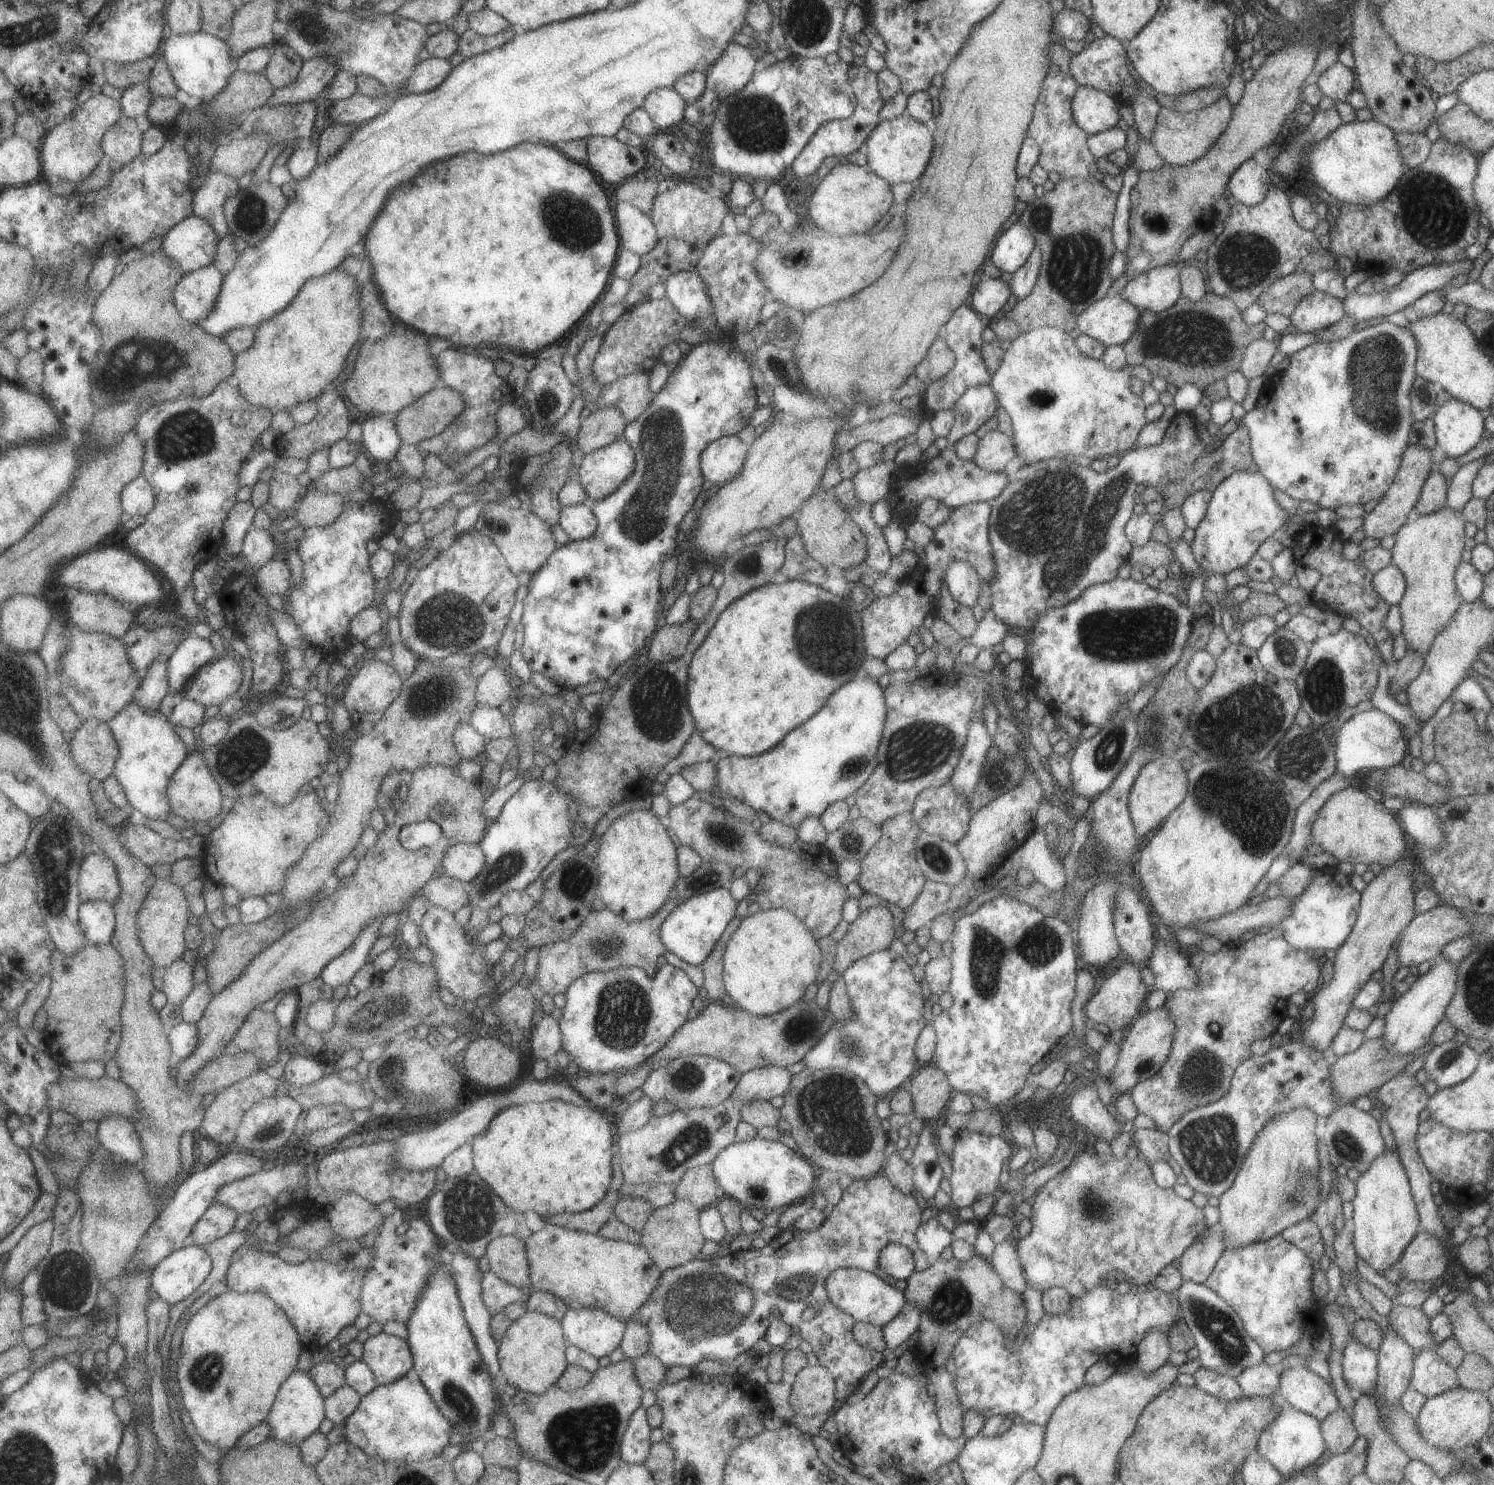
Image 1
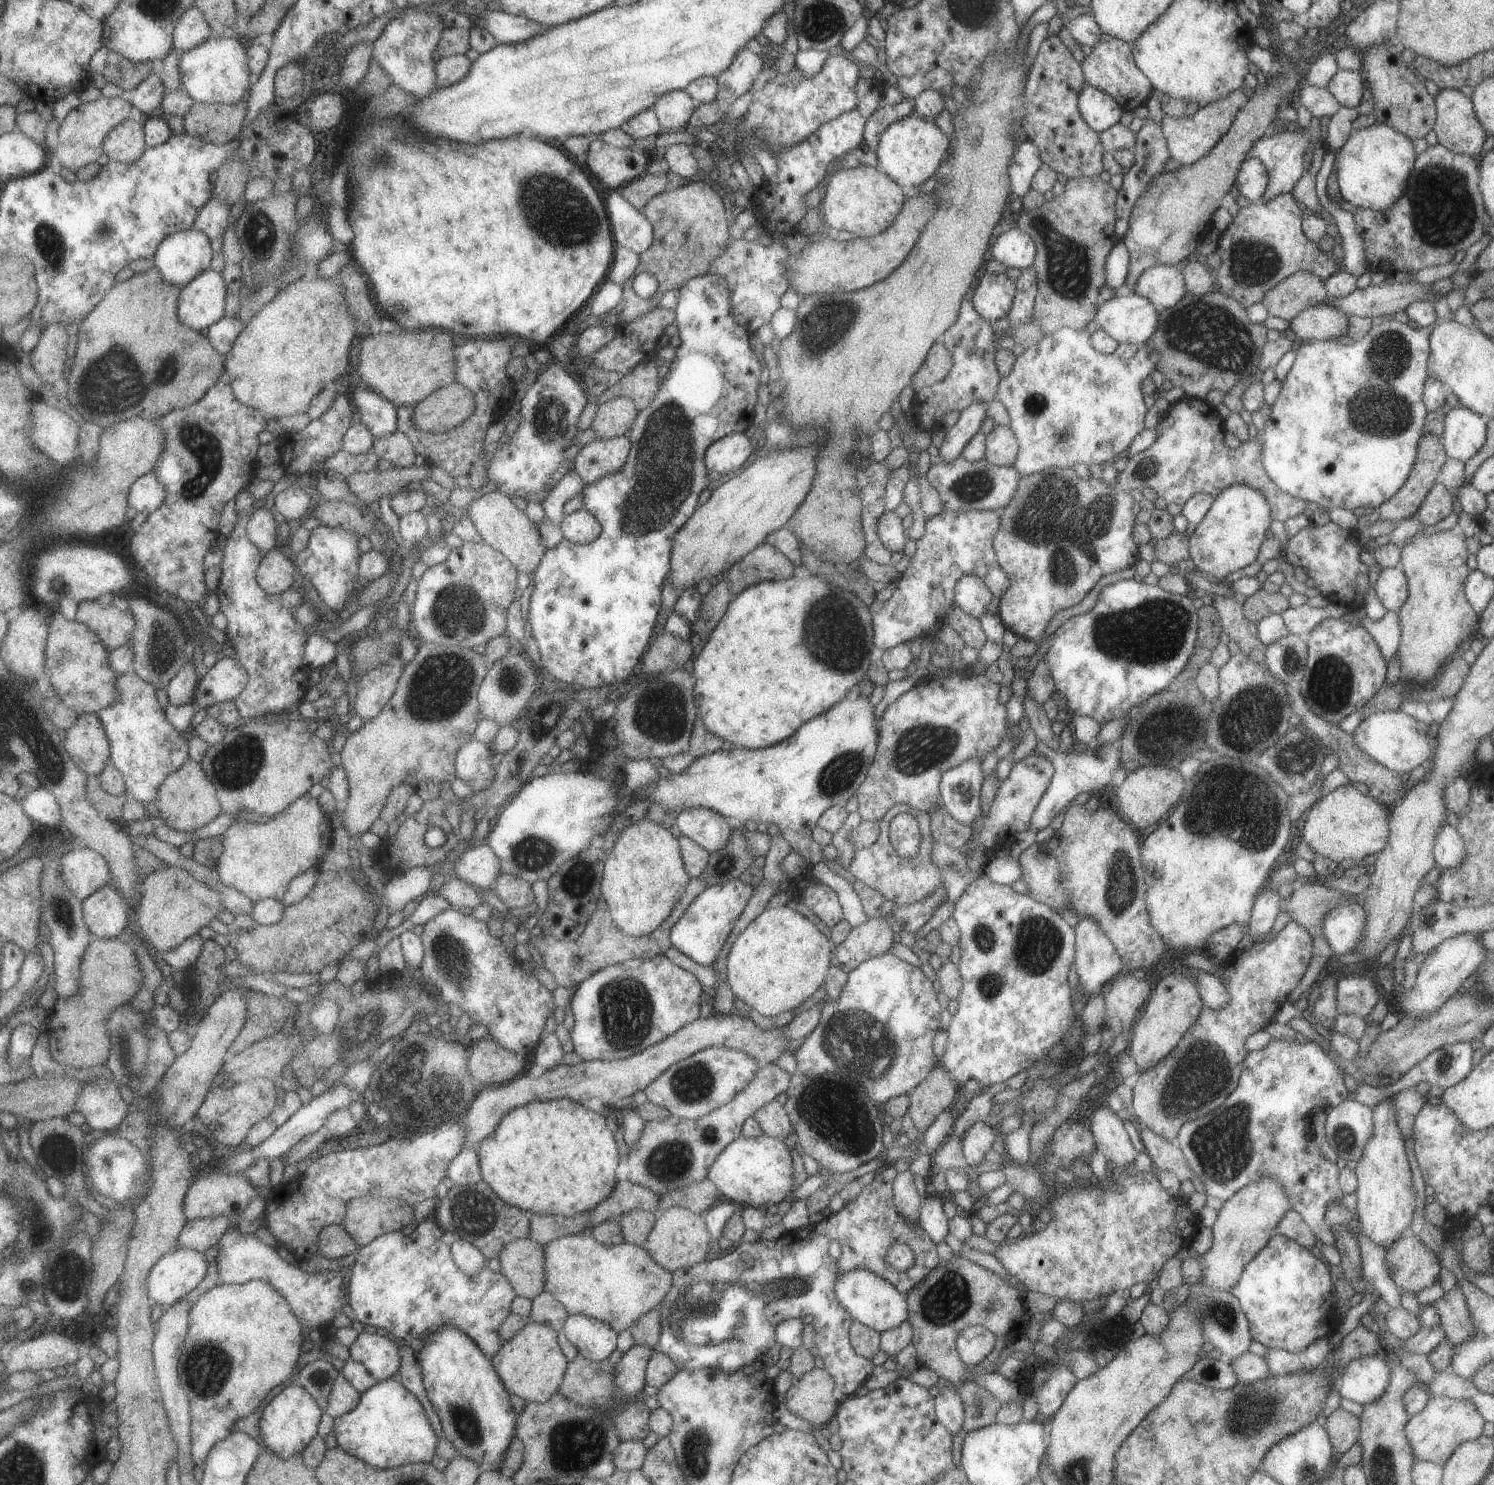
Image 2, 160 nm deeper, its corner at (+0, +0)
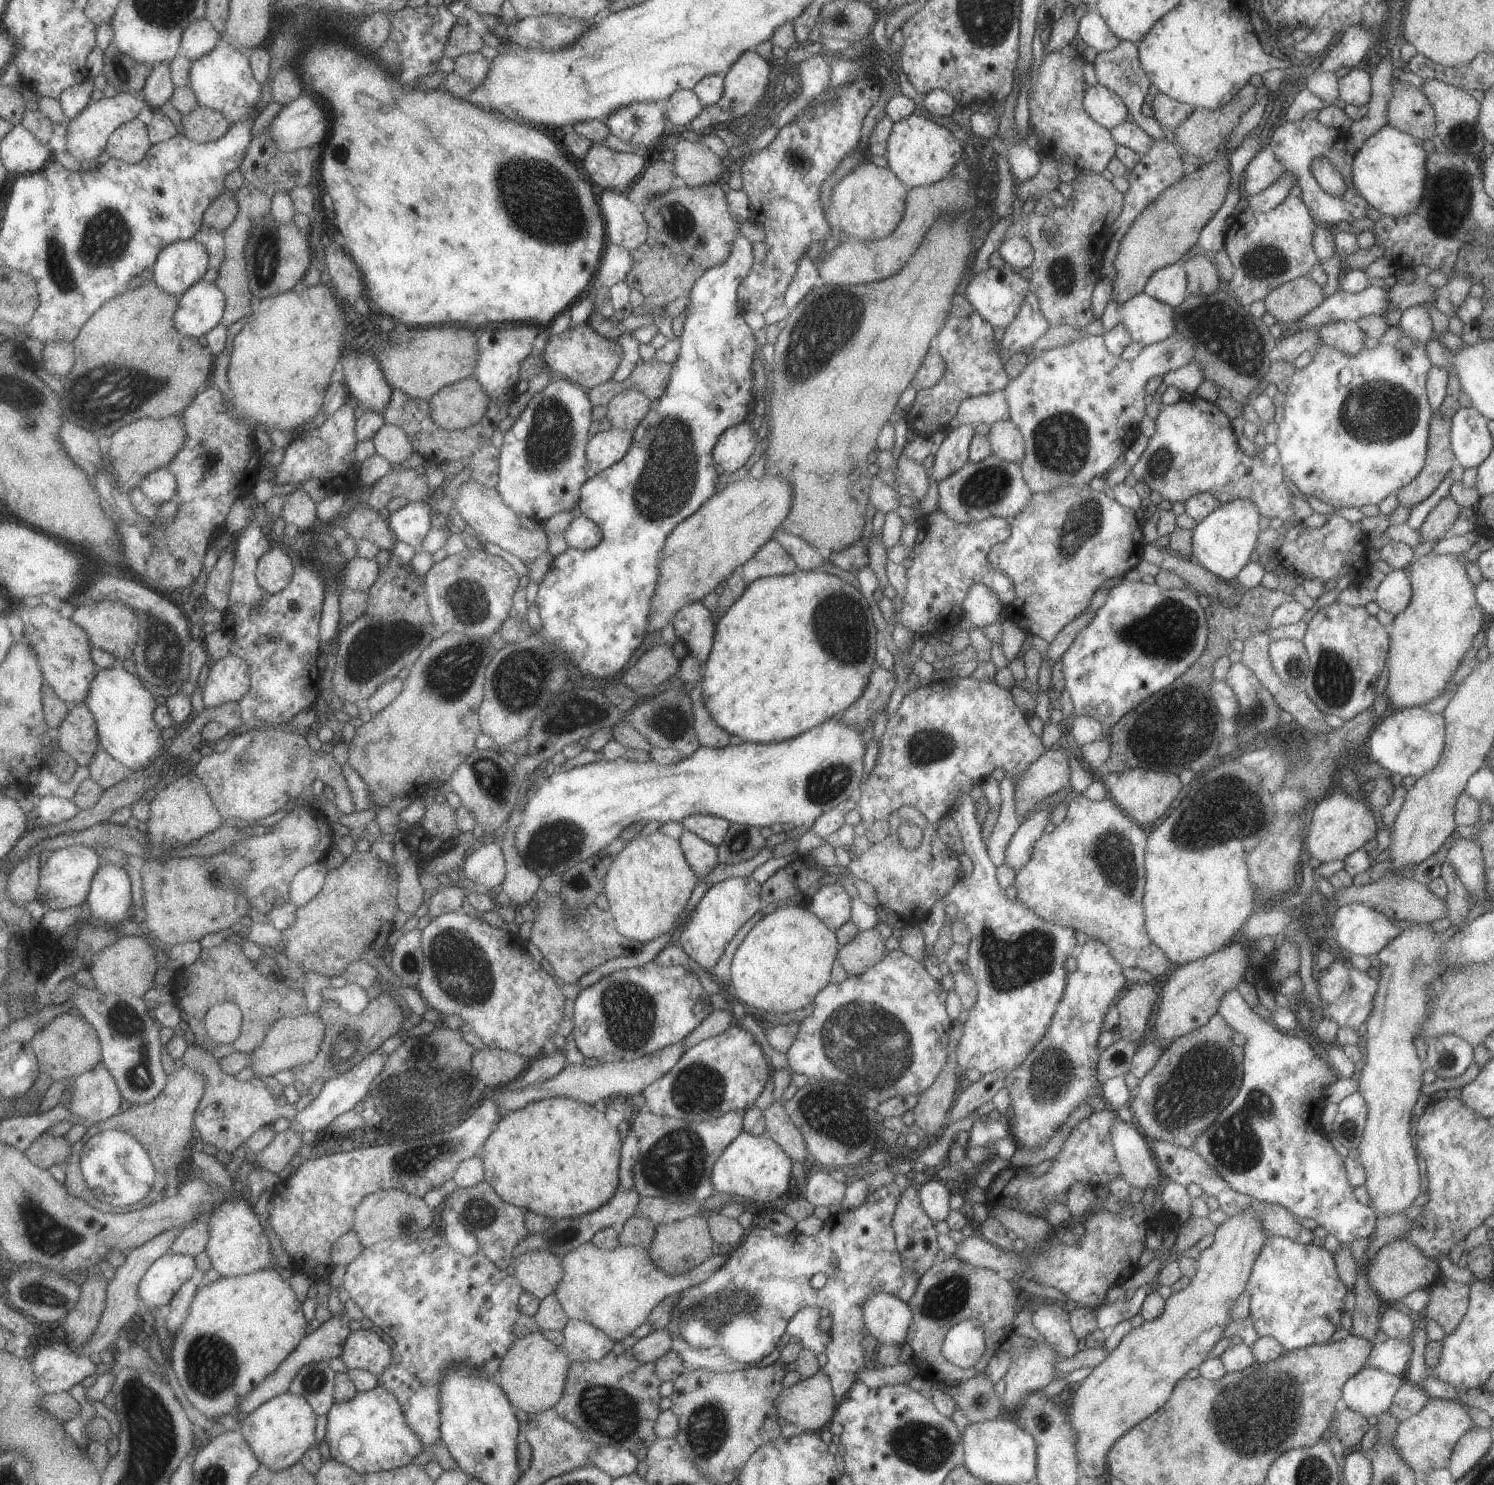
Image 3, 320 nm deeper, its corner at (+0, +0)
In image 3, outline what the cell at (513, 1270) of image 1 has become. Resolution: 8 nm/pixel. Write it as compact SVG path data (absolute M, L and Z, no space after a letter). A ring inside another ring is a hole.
M529 1250L514 1258L512 1274L522 1291L541 1301L554 1293L555 1284L561 1280L559 1257L541 1250Z

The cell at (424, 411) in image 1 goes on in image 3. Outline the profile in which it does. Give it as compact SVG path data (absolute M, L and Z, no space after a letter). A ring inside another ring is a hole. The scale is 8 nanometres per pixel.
M468 377L441 388L426 404L433 424L453 431L479 423L487 410L488 398L482 385Z

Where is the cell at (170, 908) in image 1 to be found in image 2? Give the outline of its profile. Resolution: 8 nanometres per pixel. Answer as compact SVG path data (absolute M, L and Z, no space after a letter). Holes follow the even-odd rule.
M164 863L145 877L140 900L138 922L146 941L161 958L181 947L187 939L198 935L213 918L227 910L223 895L205 881L196 879L185 868Z

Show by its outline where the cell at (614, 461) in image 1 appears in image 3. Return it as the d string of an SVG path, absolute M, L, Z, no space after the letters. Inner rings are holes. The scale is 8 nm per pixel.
M605 430L591 437L585 446L587 470L590 475L623 459L632 442L632 434L623 430Z

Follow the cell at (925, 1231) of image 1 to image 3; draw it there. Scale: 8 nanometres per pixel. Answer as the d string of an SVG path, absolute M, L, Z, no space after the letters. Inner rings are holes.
M934 1175L917 1190L919 1203L931 1222L947 1218L950 1212L948 1202L952 1192L953 1186L950 1183L941 1181Z

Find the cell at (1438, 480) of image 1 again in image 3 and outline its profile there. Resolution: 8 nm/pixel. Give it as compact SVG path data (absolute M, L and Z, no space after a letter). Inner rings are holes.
M1447 494L1444 496L1425 517L1424 522L1418 529L1421 534L1421 541L1430 541L1431 546L1437 540L1443 539L1445 532L1453 526L1453 522L1459 514L1460 507Z

